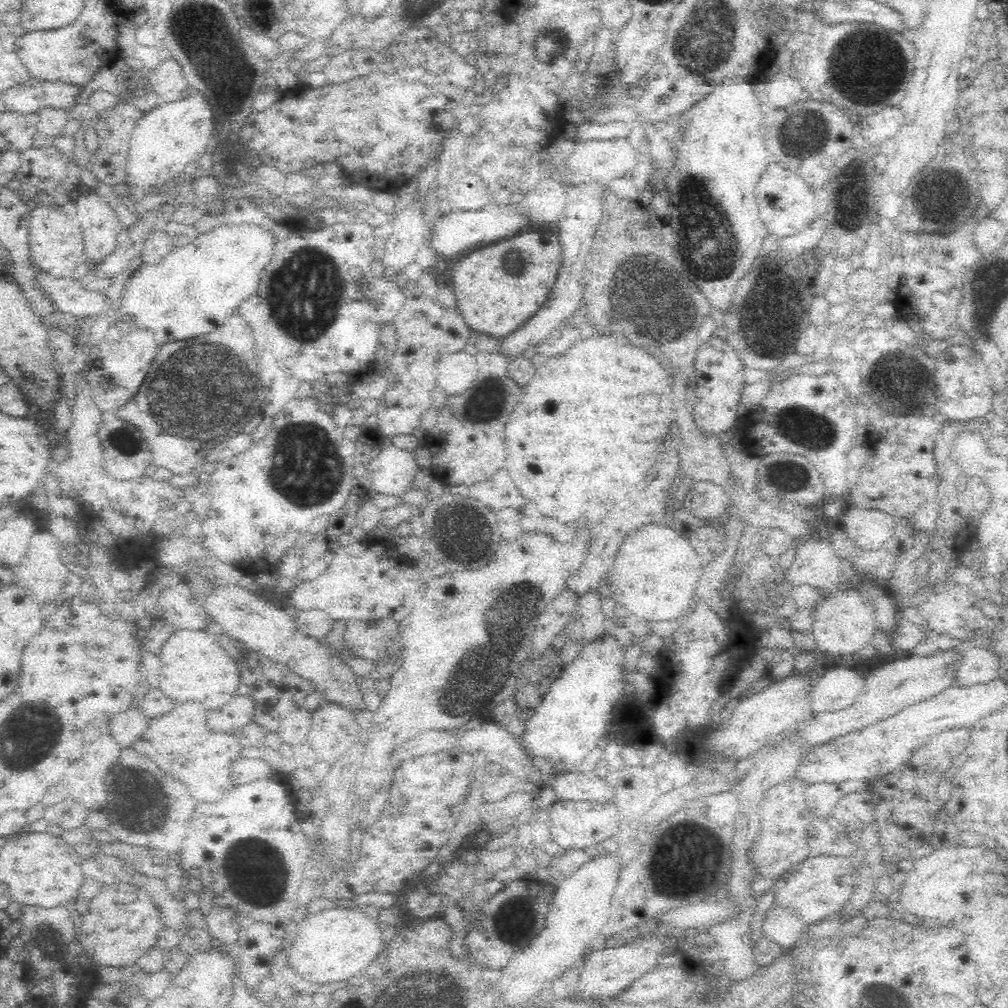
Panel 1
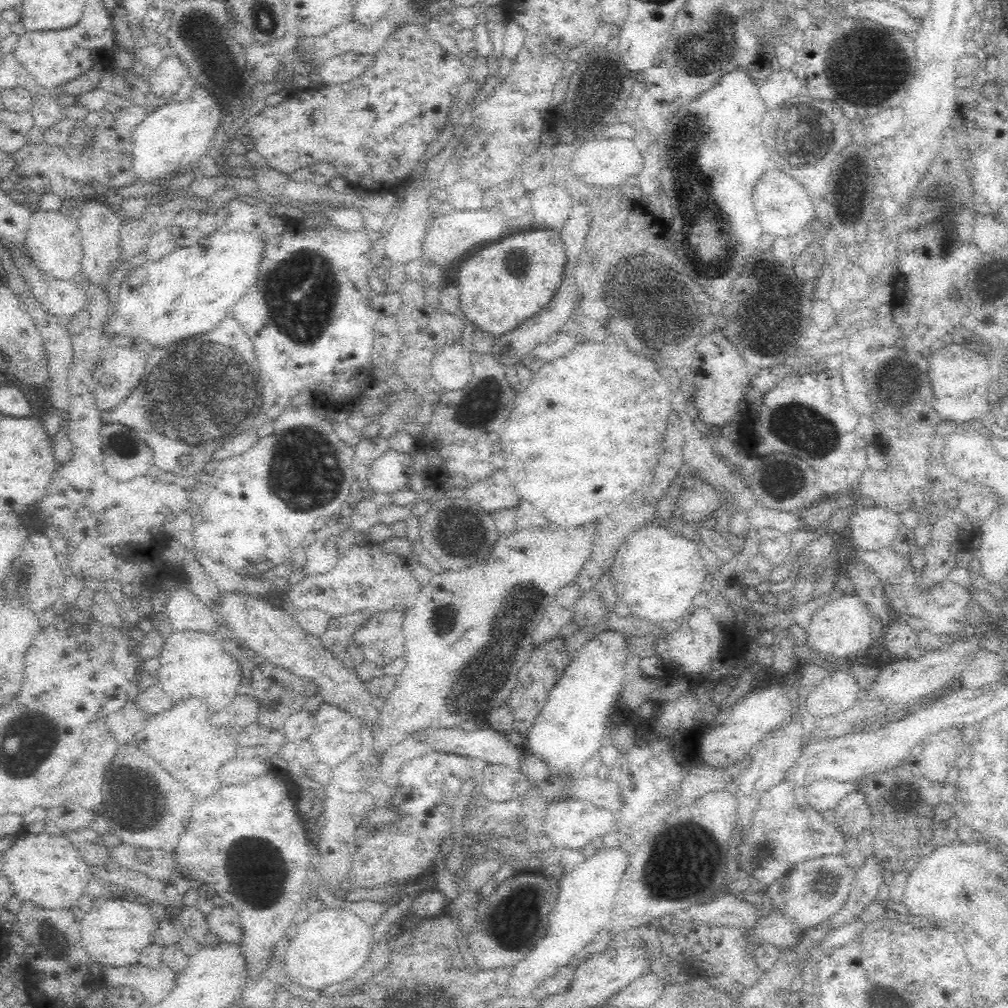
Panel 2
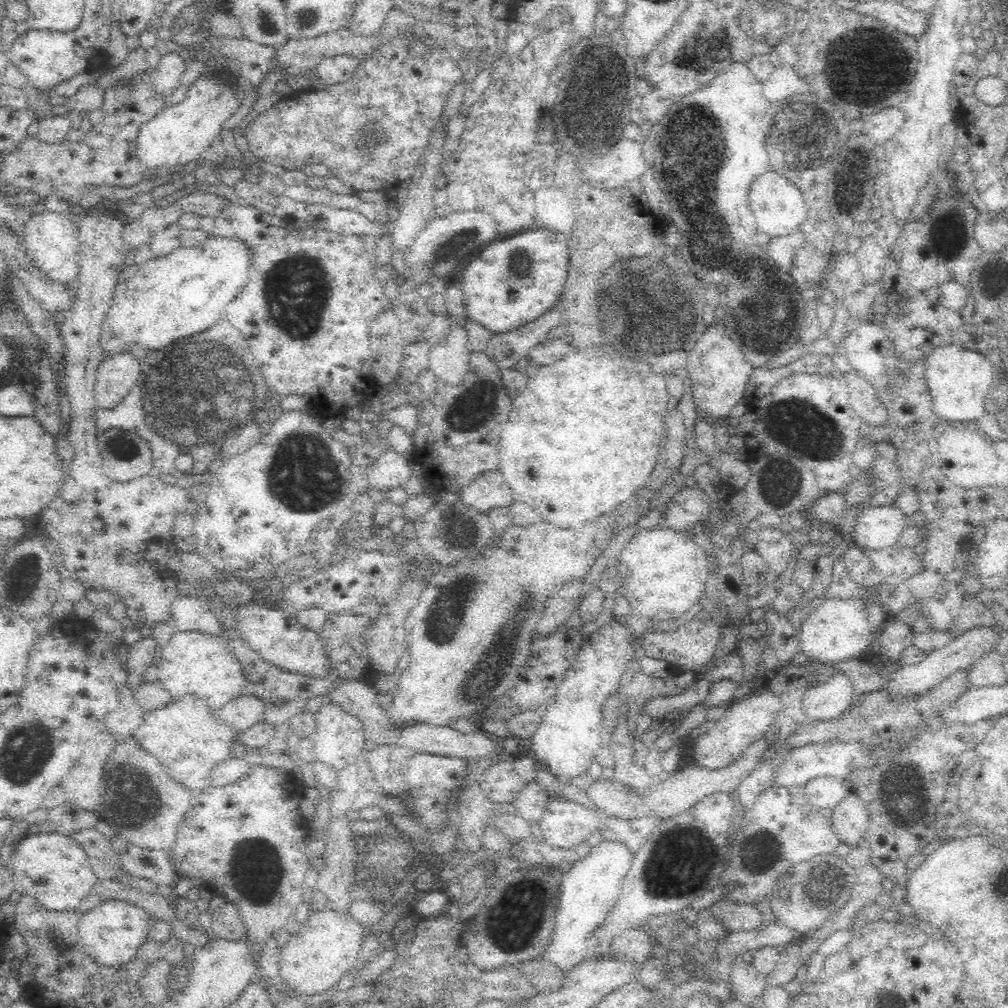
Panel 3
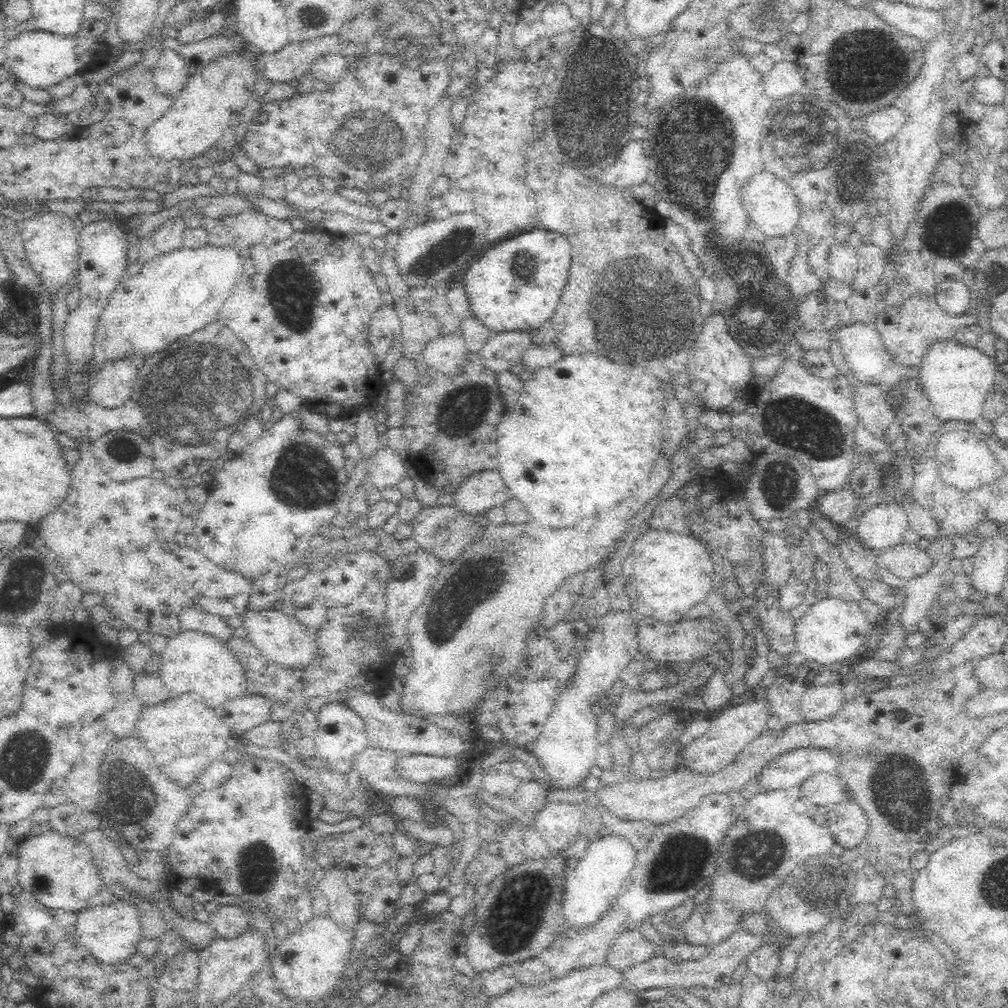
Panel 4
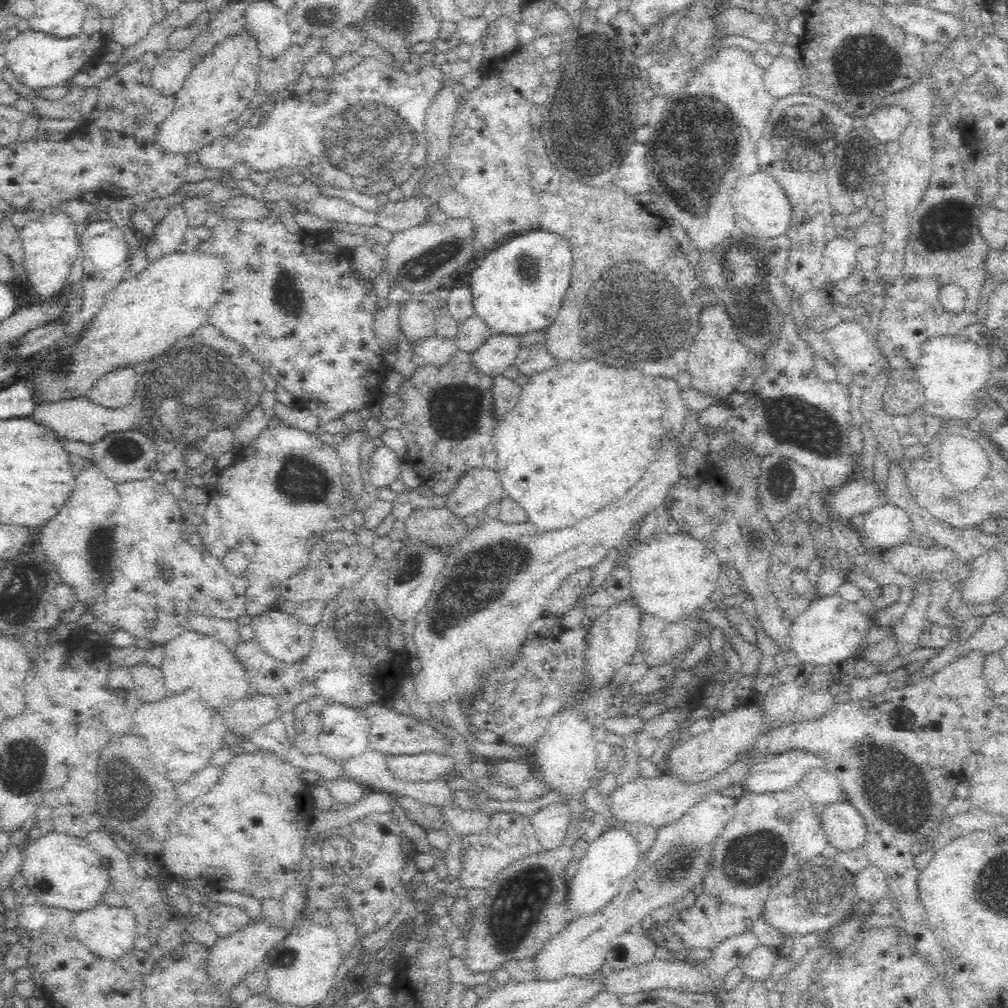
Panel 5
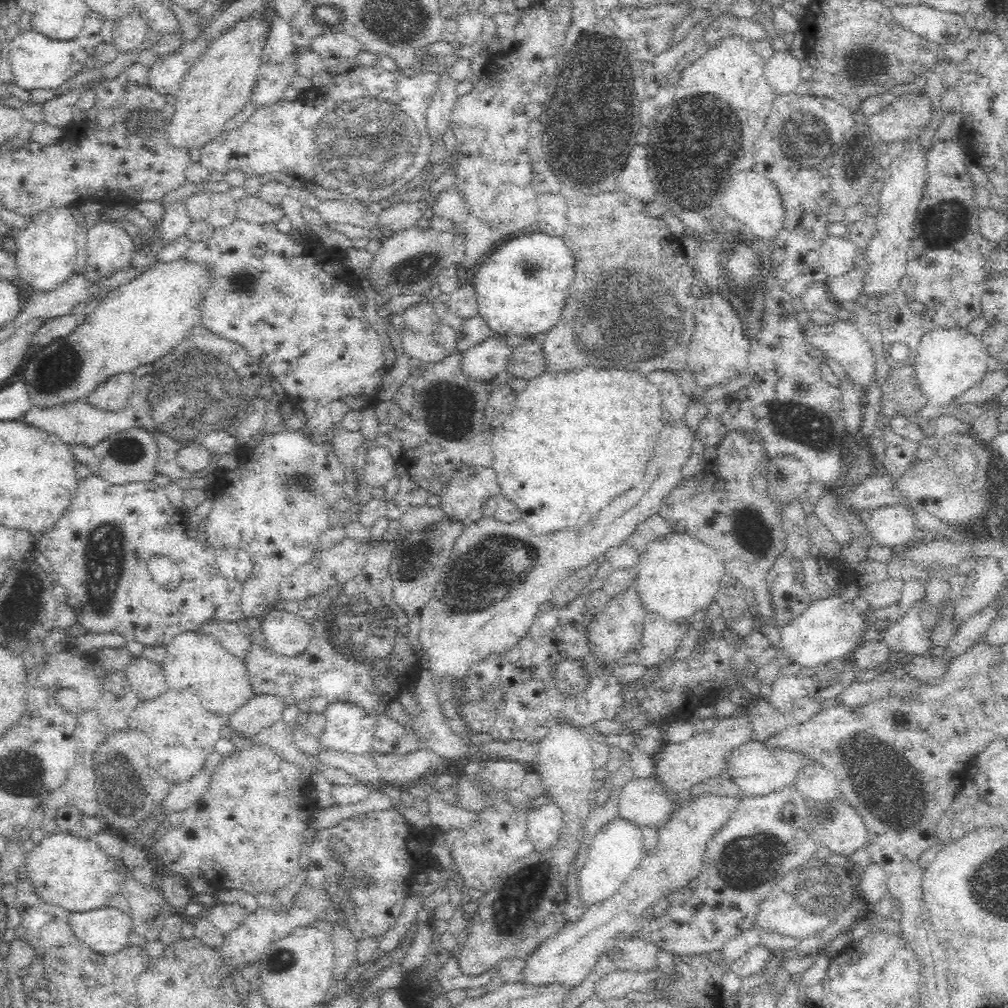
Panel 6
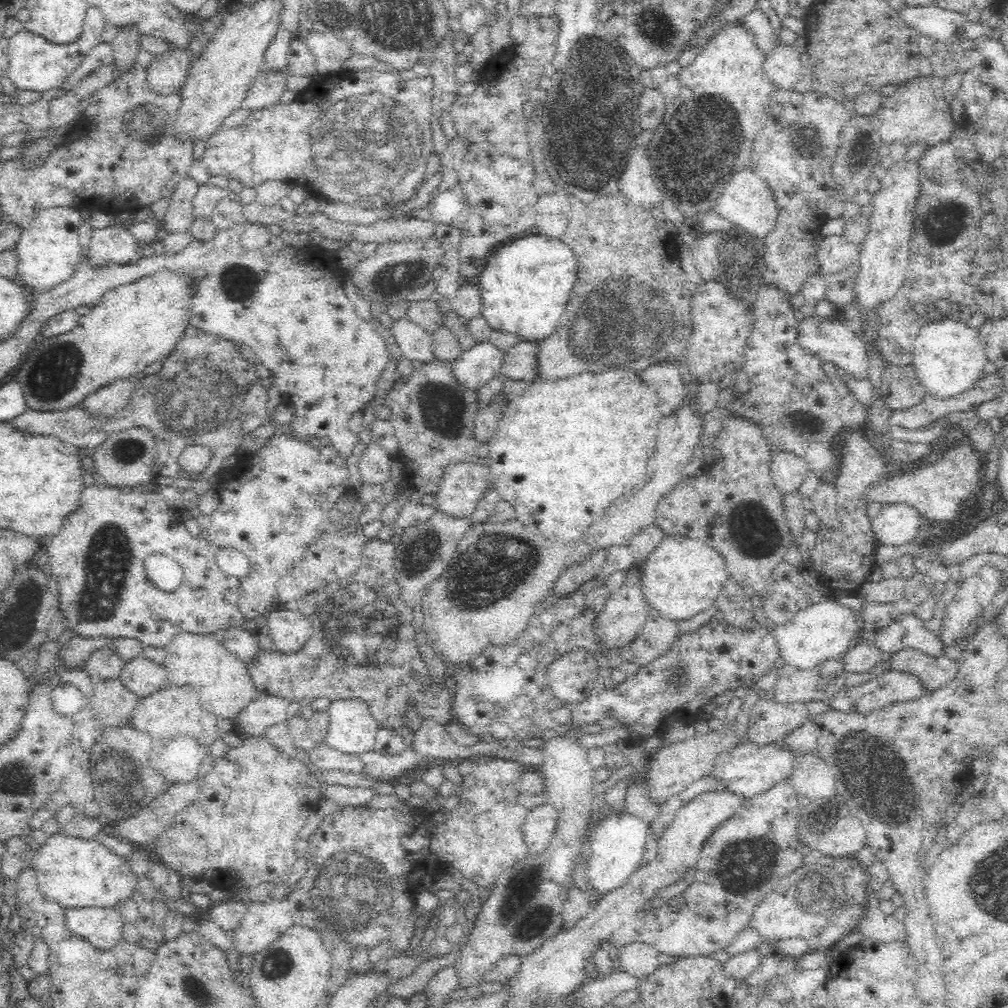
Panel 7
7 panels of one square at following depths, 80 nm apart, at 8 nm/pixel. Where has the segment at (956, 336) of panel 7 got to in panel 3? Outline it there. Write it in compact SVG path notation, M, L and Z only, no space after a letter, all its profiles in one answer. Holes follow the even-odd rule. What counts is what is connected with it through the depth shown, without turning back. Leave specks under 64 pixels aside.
M939 346L918 367L918 383L932 395L934 413L948 422L964 423L964 420L985 418L984 406L992 378L994 374L990 362L970 346Z

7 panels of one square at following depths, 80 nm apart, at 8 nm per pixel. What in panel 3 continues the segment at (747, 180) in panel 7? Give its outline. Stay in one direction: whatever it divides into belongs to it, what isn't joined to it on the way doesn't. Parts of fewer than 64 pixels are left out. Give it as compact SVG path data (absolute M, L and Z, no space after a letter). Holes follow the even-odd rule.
M766 172L756 178L756 182L750 188L750 208L754 210L756 222L760 232L766 232L770 236L788 236L792 230L798 230L800 224L808 219L808 206L806 200L802 198L800 190L788 182L784 176L778 172Z

